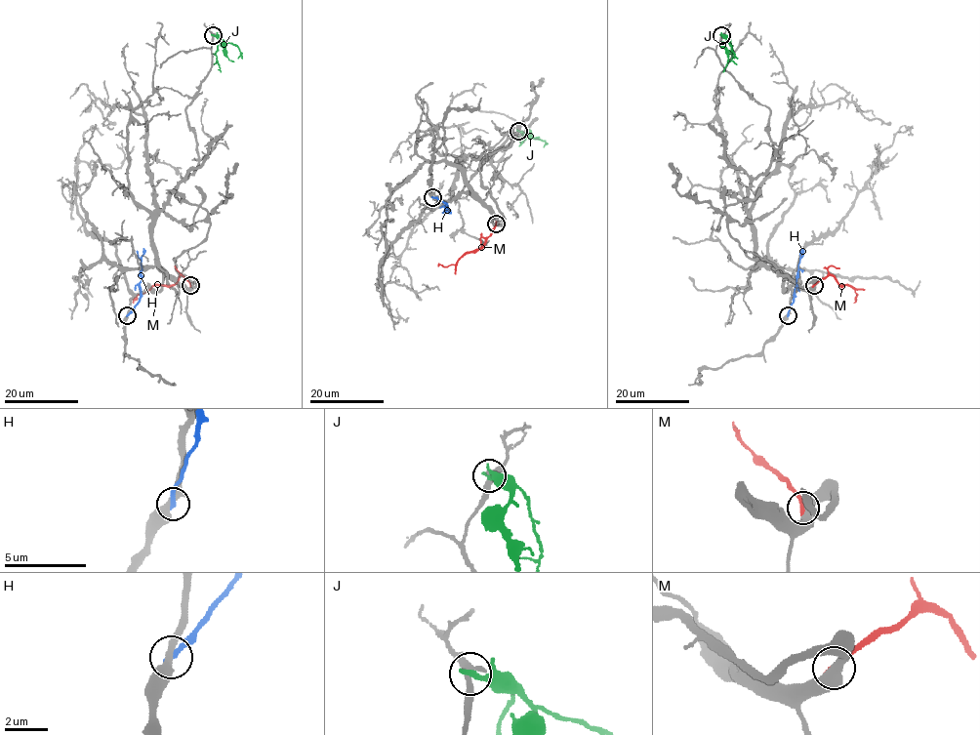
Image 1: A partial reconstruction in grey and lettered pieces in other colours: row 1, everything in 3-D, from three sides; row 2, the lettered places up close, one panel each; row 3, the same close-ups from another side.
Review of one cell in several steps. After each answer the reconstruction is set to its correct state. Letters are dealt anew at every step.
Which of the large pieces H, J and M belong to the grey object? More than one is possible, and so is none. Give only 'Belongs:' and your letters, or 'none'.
Belongs: M

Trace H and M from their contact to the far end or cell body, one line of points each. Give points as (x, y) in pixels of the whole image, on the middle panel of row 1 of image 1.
H: (432, 197), (442, 200), (448, 212)
M: (496, 224), (479, 250), (467, 251), (455, 265), (444, 267), (438, 264)

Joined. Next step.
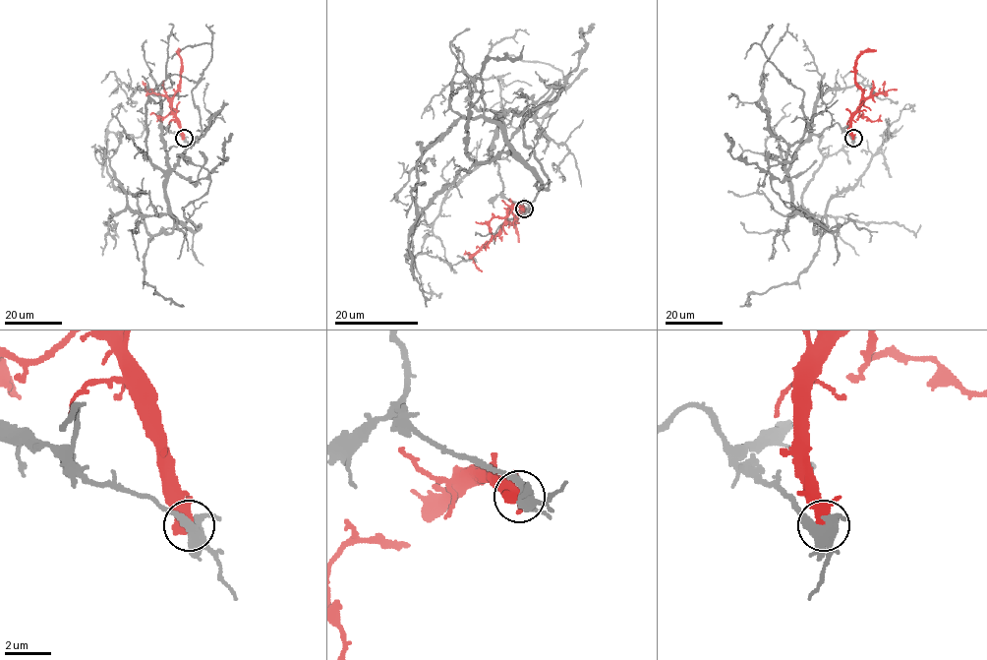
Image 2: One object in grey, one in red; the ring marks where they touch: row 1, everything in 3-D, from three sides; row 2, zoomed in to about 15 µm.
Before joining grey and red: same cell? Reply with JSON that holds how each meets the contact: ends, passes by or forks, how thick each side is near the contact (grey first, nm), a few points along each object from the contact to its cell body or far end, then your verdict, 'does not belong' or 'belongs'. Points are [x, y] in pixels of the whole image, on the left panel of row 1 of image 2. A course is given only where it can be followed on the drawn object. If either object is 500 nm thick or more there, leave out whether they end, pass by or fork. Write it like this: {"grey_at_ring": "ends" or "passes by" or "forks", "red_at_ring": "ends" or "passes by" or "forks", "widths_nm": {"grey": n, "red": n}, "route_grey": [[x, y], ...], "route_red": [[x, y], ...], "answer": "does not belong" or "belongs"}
{"grey_at_ring": "forks", "red_at_ring": "passes by", "widths_nm": {"grey": 440, "red": 460}, "route_grey": [[184, 139], [169, 122], [162, 134], [173, 229], [150, 234], [106, 166], [107, 135], [140, 137], [137, 118]], "route_red": [[184, 138], [172, 108], [181, 82], [181, 50]], "answer": "does not belong"}

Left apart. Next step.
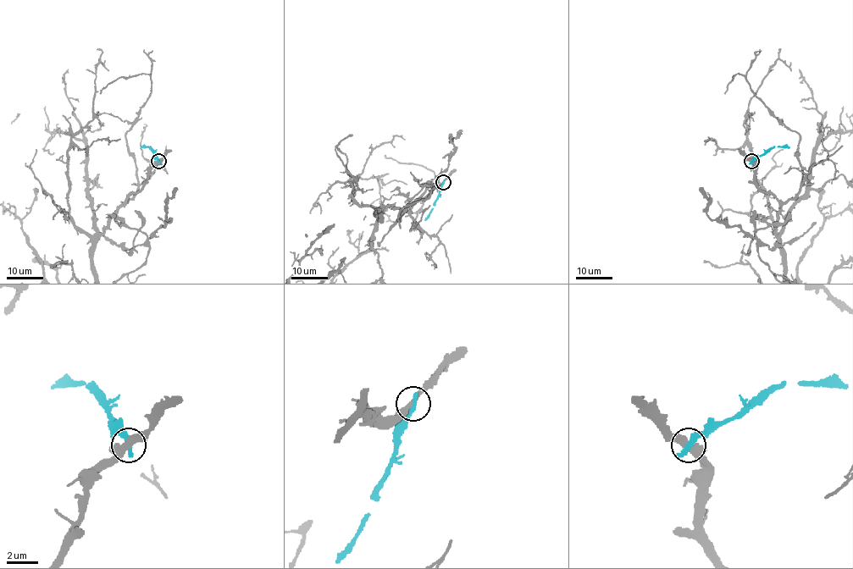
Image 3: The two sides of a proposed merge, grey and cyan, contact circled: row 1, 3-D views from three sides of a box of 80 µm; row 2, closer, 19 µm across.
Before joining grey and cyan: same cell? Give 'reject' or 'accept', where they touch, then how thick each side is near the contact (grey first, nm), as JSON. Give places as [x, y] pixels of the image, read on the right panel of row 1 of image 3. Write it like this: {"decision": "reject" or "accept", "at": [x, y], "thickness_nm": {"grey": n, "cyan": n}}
{"decision": "reject", "at": [751, 161], "thickness_nm": {"grey": 340, "cyan": 460}}

